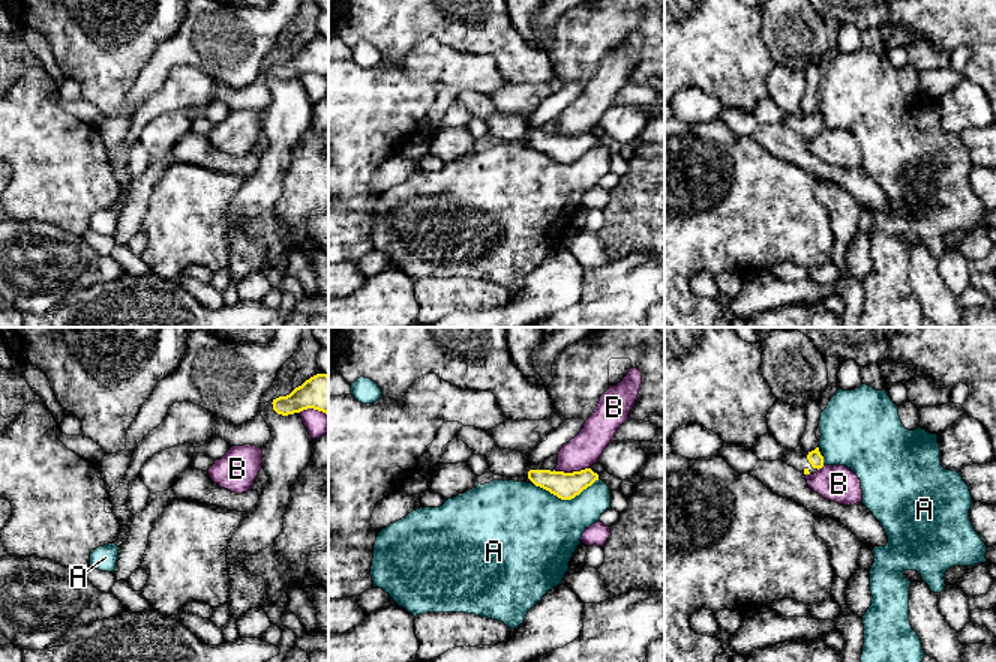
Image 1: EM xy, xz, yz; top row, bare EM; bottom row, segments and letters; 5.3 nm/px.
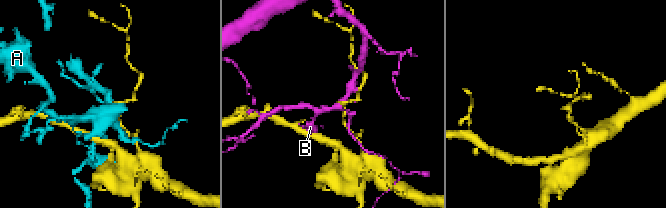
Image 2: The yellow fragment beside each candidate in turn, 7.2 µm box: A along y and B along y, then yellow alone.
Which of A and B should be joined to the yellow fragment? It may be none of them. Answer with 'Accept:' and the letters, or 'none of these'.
Accept: none of these

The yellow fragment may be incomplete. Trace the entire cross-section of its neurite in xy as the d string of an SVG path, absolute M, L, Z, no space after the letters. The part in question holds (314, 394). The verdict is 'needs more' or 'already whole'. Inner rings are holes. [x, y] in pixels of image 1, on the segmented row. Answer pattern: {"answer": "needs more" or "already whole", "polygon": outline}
{"answer": "already whole", "polygon": "M316 374L296 387L290 395L273 399L273 410L288 416L314 408L328 414L328 375Z"}

